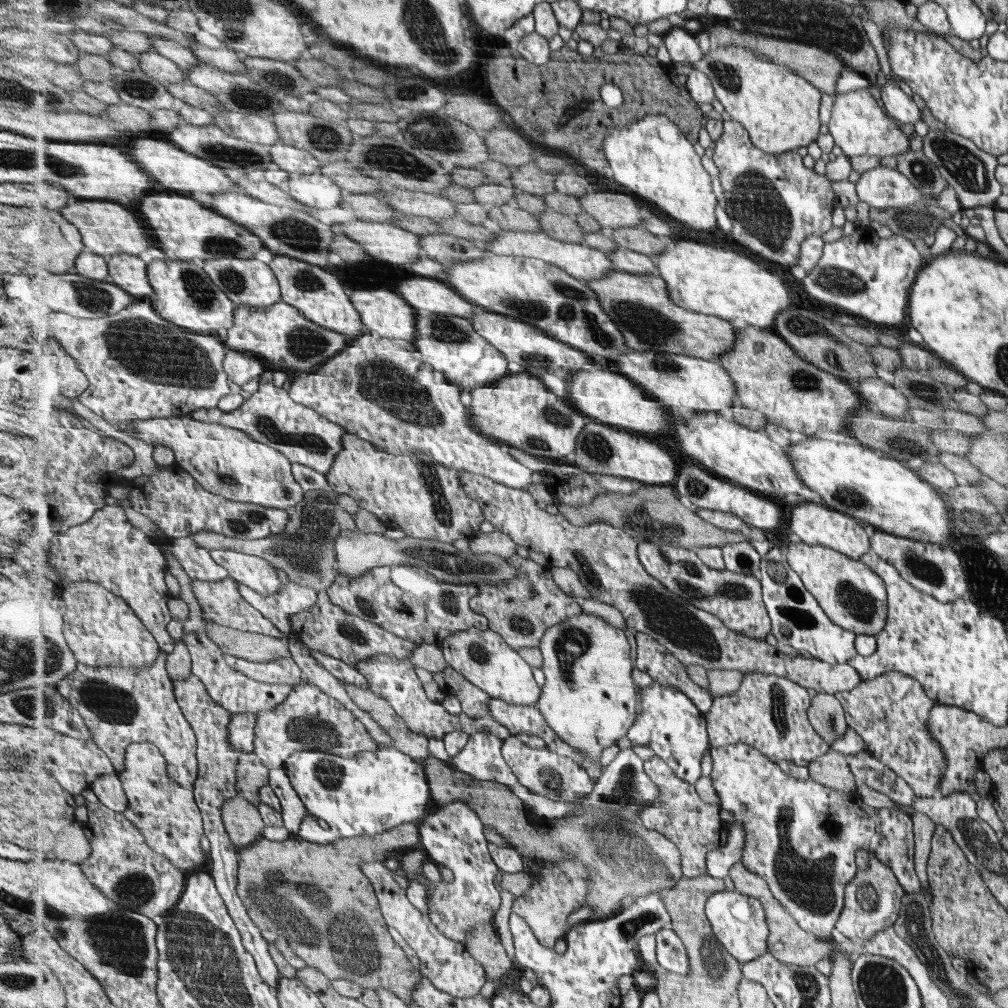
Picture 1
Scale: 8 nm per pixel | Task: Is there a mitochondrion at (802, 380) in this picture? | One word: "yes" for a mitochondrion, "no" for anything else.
yes

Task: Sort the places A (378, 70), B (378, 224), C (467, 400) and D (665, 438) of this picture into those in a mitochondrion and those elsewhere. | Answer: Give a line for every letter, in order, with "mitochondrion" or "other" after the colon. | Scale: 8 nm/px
A: other
B: other
C: other
D: other

